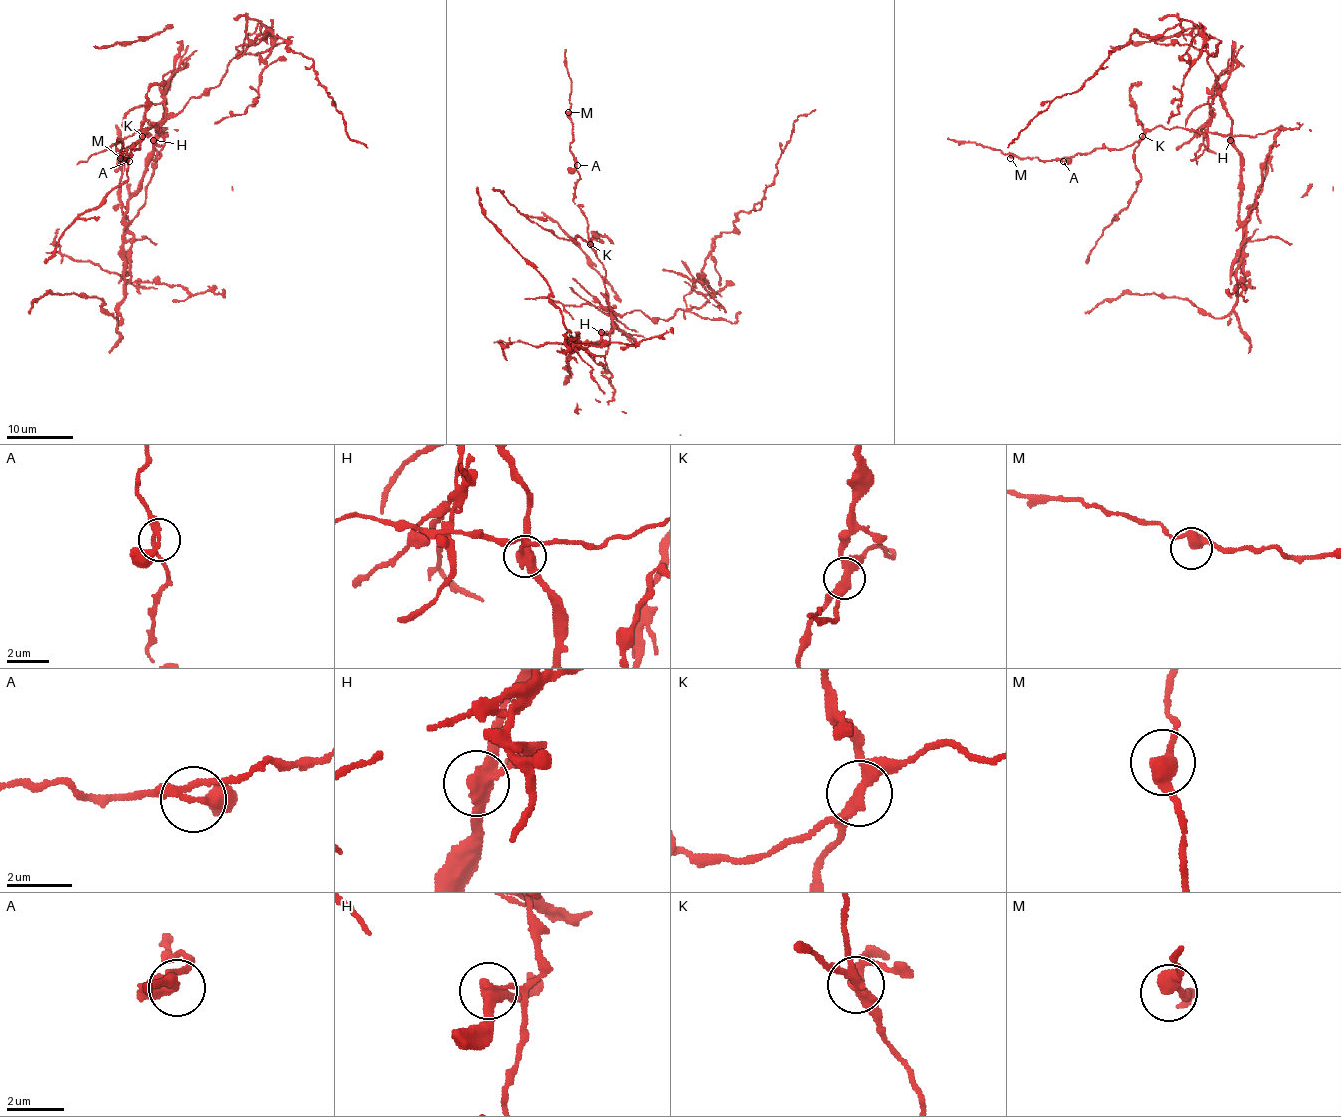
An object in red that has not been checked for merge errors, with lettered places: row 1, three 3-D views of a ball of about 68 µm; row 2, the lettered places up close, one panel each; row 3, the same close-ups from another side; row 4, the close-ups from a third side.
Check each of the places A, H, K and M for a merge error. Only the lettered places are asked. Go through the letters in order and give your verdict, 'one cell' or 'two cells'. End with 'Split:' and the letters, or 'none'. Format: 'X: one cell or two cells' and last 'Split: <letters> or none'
A: one cell
H: two cells
K: two cells
M: one cell
Split: H, K

